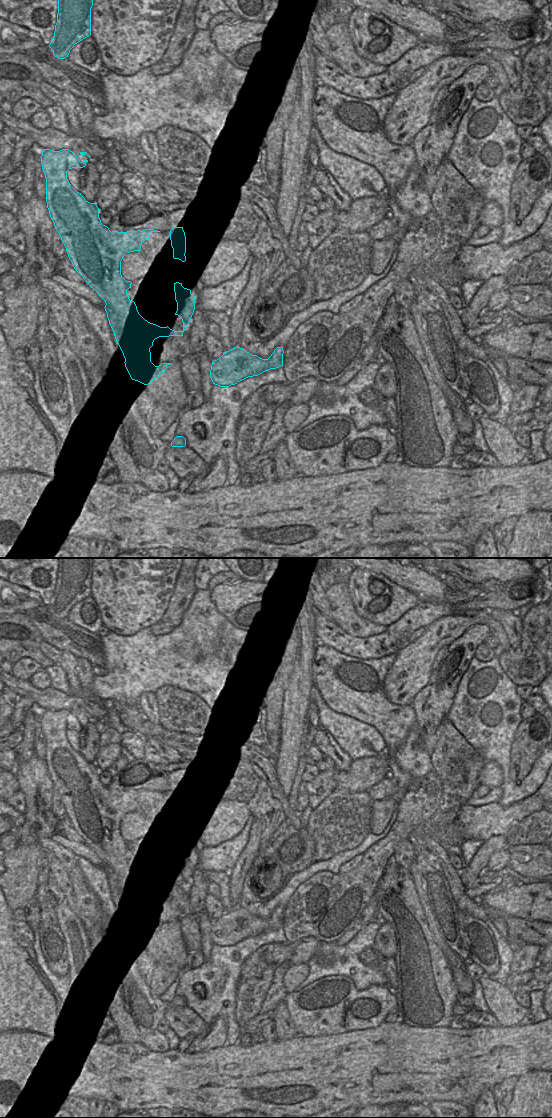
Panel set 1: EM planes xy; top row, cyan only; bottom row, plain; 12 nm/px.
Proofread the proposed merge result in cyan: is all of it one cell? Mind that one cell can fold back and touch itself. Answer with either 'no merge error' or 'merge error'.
merge error

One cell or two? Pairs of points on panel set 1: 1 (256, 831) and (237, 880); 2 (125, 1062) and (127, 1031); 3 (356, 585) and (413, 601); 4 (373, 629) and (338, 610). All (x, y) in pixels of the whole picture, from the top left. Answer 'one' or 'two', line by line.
1: one
2: two
3: one
4: one

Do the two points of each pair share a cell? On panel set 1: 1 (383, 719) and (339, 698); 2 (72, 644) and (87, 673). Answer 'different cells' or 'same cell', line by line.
1: same cell
2: different cells

